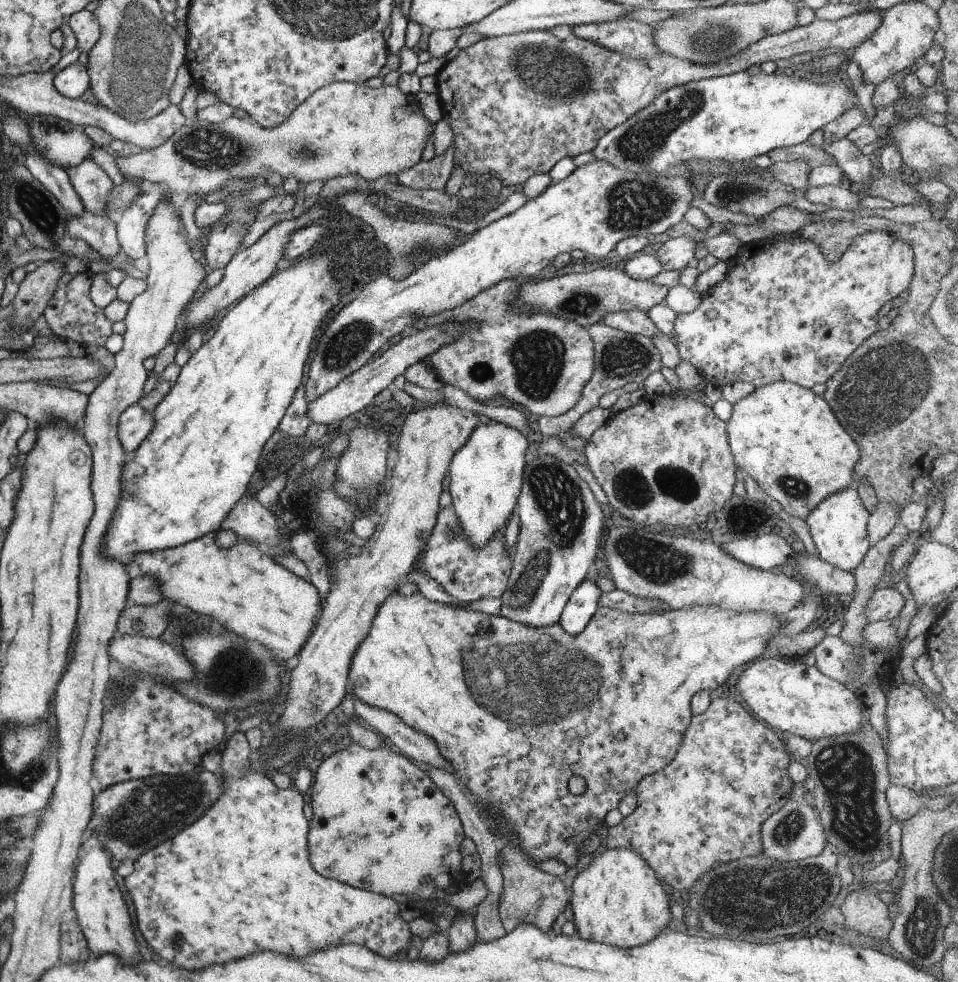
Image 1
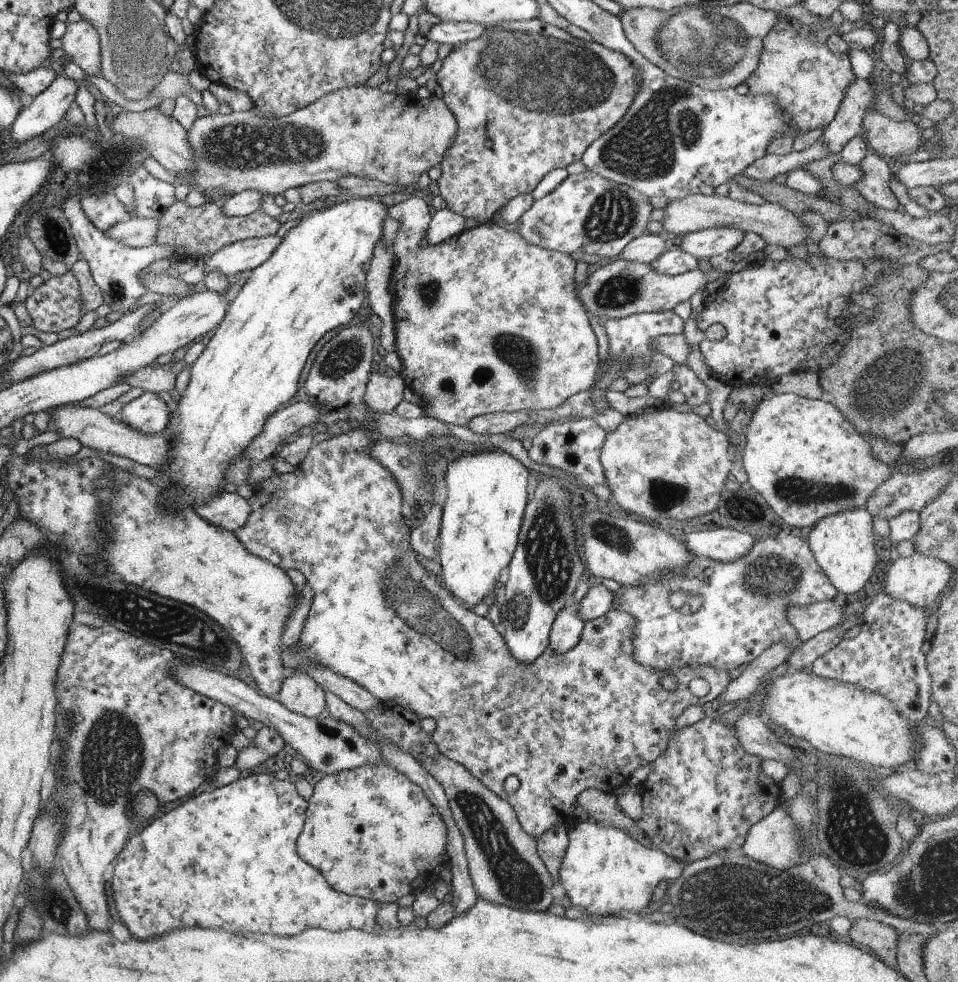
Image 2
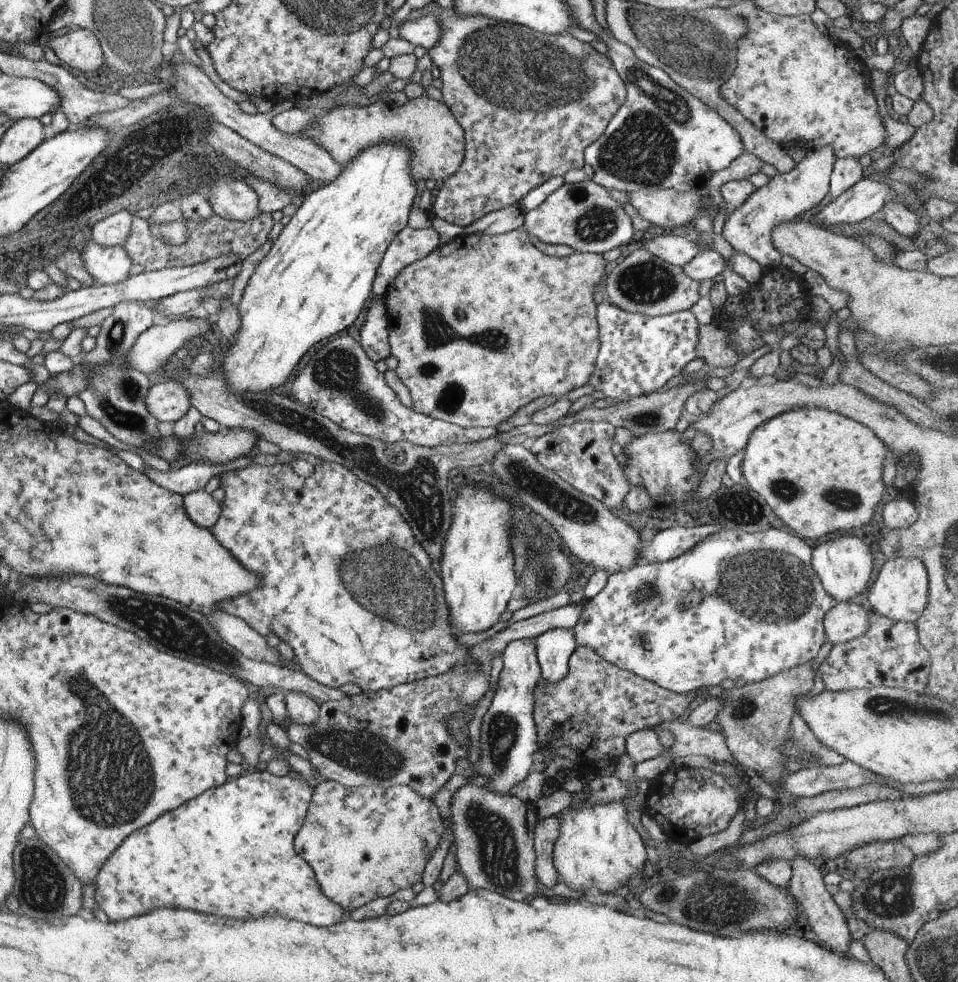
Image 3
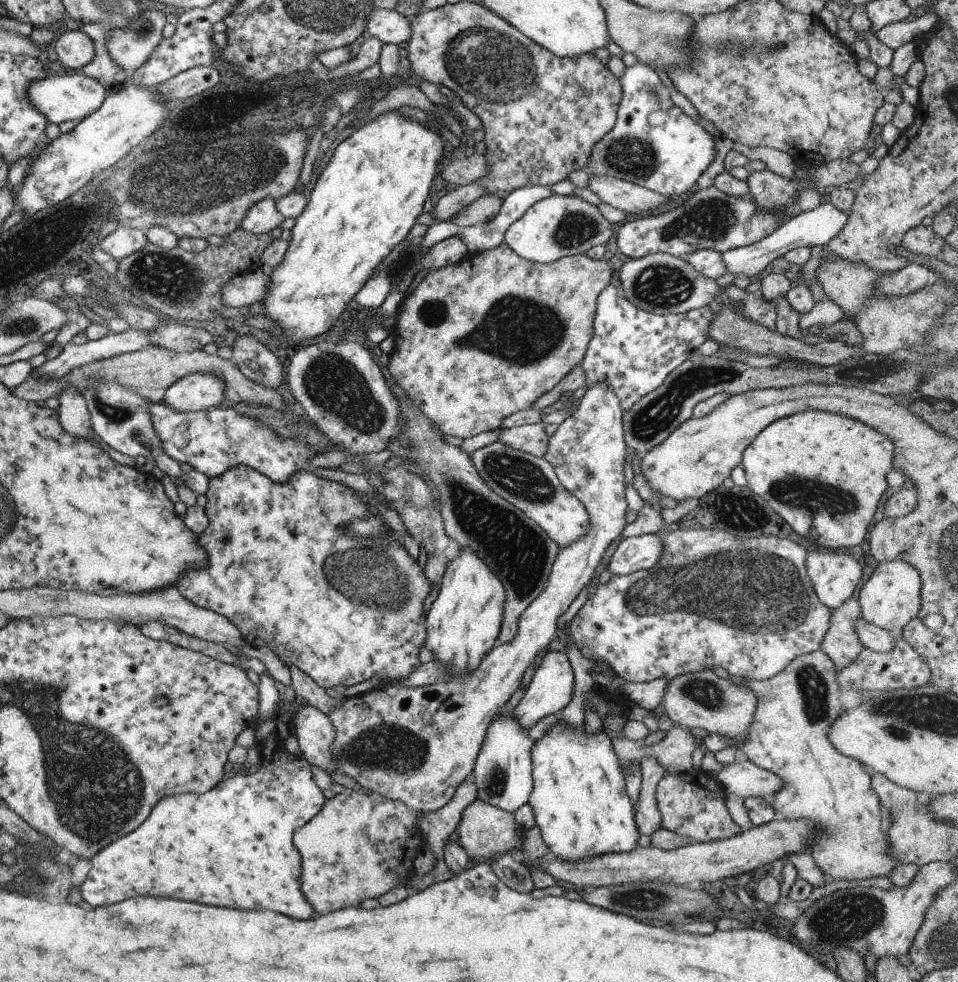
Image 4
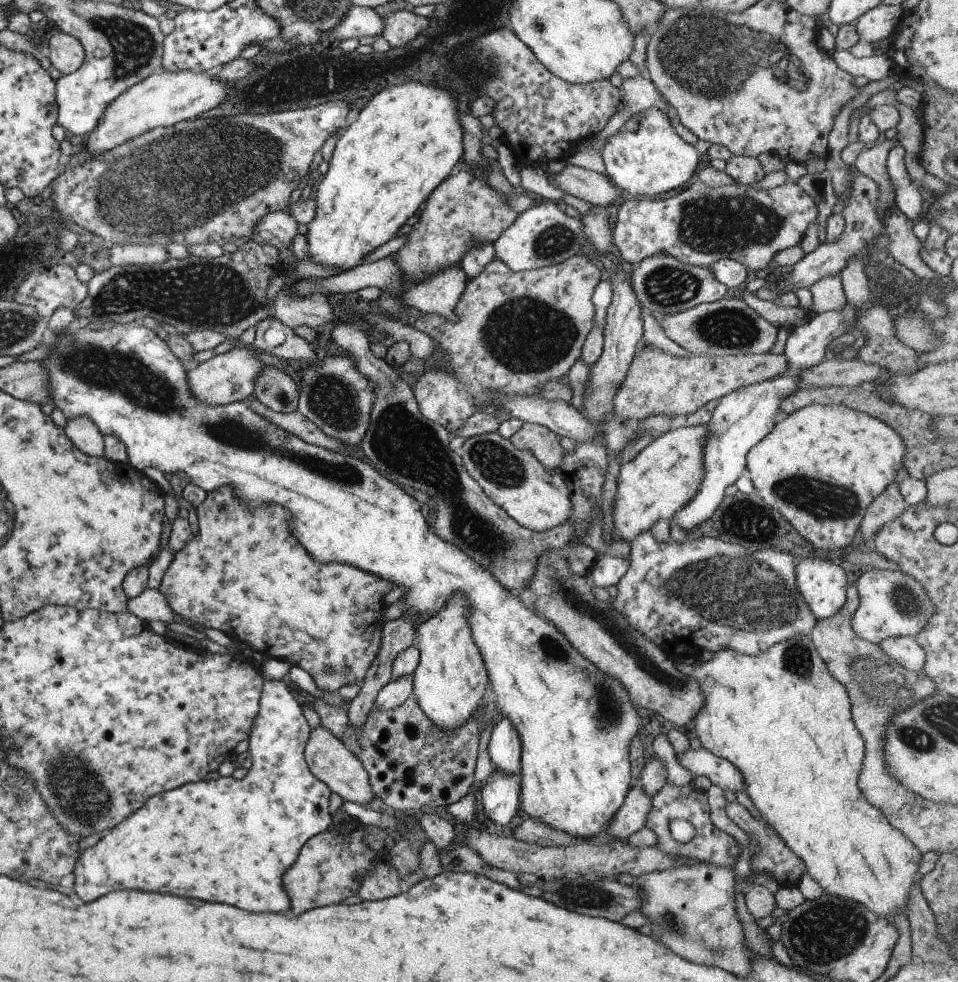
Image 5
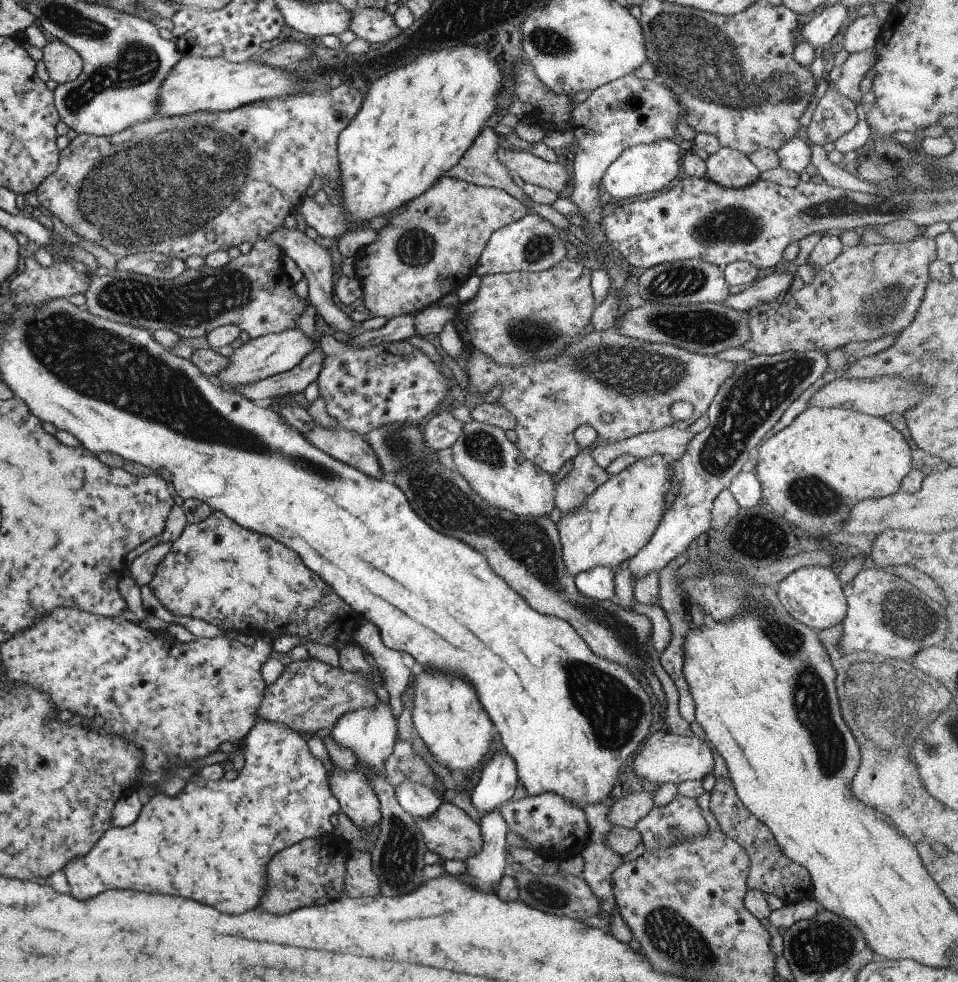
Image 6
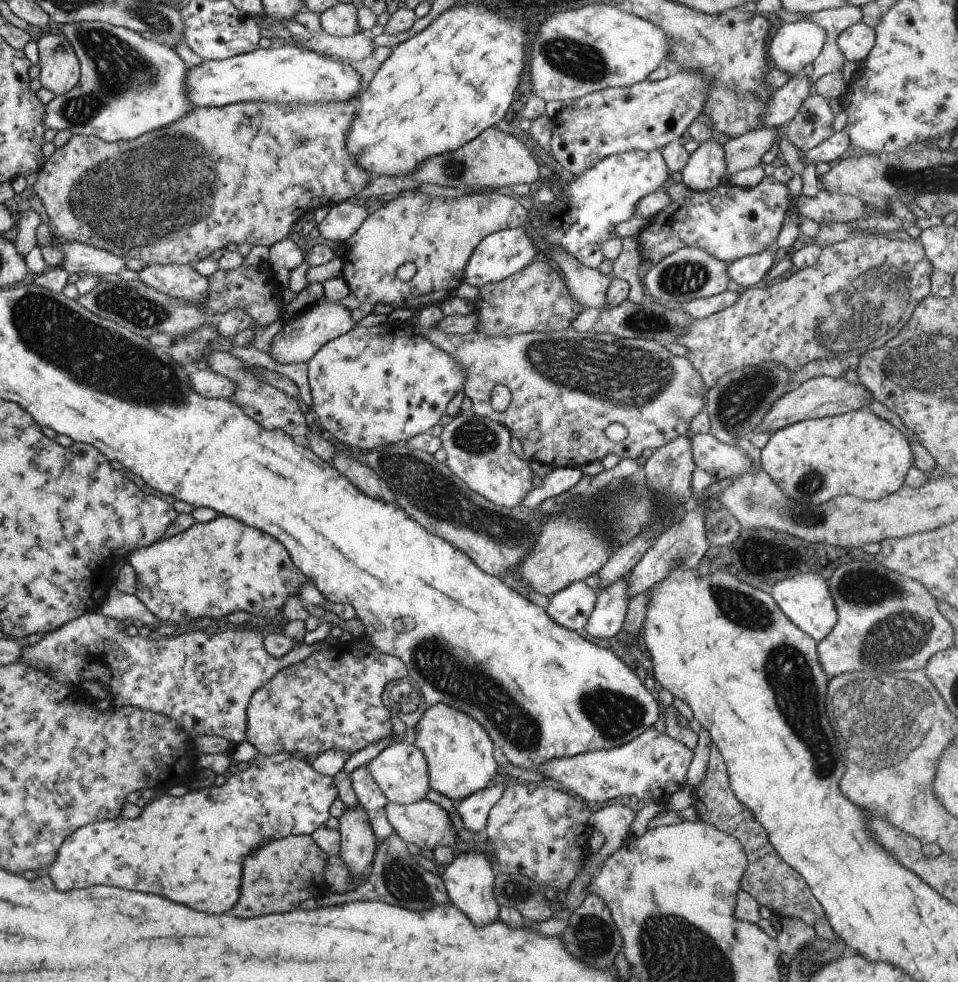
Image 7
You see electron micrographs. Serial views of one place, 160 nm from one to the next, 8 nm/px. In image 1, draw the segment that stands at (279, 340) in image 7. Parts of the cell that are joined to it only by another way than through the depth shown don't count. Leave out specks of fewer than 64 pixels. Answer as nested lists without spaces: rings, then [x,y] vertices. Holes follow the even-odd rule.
[[[137,403],[121,412],[116,426],[116,438],[123,452],[133,452],[139,446],[149,434],[152,422],[152,412],[144,411]]]

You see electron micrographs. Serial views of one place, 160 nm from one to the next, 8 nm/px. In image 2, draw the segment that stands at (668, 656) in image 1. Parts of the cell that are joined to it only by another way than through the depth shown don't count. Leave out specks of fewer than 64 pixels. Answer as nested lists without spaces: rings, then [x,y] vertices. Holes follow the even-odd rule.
[[[375,368],[368,374],[363,400],[371,412],[391,412],[403,400],[405,388],[400,374],[393,377],[380,375]],[[363,426],[349,427],[340,435],[312,445],[305,459],[301,460],[301,464],[296,466],[297,470],[295,472],[275,474],[275,476],[261,480],[255,486],[250,498],[247,499],[251,512],[249,512],[245,524],[239,530],[231,532],[231,534],[239,540],[239,544],[249,554],[253,554],[253,556],[257,556],[257,558],[261,558],[261,560],[265,560],[265,562],[269,562],[269,564],[273,564],[273,566],[277,566],[283,571],[288,569],[298,570],[305,578],[307,586],[311,588],[313,600],[311,600],[309,612],[303,620],[298,639],[298,651],[302,655],[310,660],[315,660],[317,664],[327,668],[330,672],[355,682],[380,702],[393,702],[401,708],[407,708],[419,719],[433,719],[435,730],[431,733],[430,743],[439,750],[440,754],[447,756],[451,762],[461,764],[490,792],[493,792],[501,800],[505,800],[515,810],[515,818],[521,824],[525,834],[539,840],[546,835],[545,830],[549,830],[557,824],[561,823],[569,829],[577,823],[572,819],[571,810],[575,808],[575,798],[583,790],[601,790],[615,796],[615,790],[627,783],[628,776],[631,776],[637,768],[647,766],[647,764],[653,762],[666,749],[676,718],[685,708],[692,704],[699,705],[709,702],[709,700],[720,696],[724,687],[732,680],[729,673],[726,670],[719,670],[714,666],[704,665],[703,663],[678,666],[668,672],[675,677],[677,687],[673,691],[664,690],[659,685],[659,680],[666,674],[665,671],[653,667],[644,667],[634,661],[630,639],[636,620],[628,612],[619,609],[609,609],[598,618],[584,622],[577,644],[565,654],[557,654],[557,652],[553,654],[549,648],[546,648],[543,654],[537,656],[529,666],[513,660],[509,656],[507,648],[505,648],[500,629],[495,628],[489,618],[477,616],[471,610],[457,603],[453,596],[439,585],[436,579],[438,576],[433,576],[426,571],[415,557],[415,552],[409,544],[409,533],[412,528],[404,515],[404,507],[399,488],[397,488],[397,482],[377,460],[373,460],[369,456],[369,448],[373,446],[372,437],[375,437],[375,434],[370,433]],[[693,678],[701,678],[701,680],[708,683],[709,691],[704,696],[697,697],[689,691],[687,683]],[[510,775],[517,779],[518,787],[515,792],[504,790],[503,782]]]

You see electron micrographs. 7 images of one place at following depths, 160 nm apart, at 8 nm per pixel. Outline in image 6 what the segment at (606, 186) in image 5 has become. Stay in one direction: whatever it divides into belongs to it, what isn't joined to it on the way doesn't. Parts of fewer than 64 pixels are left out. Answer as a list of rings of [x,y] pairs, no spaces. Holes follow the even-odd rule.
[[[499,146],[496,149],[498,159],[511,176],[520,176],[523,182],[548,188],[556,193],[568,188],[571,168],[567,158],[561,157],[559,161],[552,163],[535,157],[529,151],[508,152]]]

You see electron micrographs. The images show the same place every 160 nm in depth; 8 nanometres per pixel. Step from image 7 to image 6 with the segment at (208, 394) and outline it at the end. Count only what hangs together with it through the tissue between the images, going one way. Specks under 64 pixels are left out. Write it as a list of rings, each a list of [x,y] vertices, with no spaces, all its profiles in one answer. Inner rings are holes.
[[[319,345],[302,356],[302,359],[293,368],[288,371],[264,378],[261,381],[250,383],[249,385],[241,385],[231,389],[232,392],[239,393],[241,396],[256,401],[275,395],[291,395],[299,393],[313,382],[319,374],[324,363],[323,351]]]

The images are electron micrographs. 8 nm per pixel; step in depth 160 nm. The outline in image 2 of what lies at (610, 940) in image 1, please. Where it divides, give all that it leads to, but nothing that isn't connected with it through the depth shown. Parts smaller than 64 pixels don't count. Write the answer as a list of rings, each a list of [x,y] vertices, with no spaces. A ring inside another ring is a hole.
[[[595,822],[572,825],[564,833],[562,845],[564,850],[558,880],[571,905],[585,908],[593,920],[622,910],[643,913],[651,902],[655,886],[661,880],[672,882],[683,868],[661,851],[646,849],[621,828],[603,827]]]

